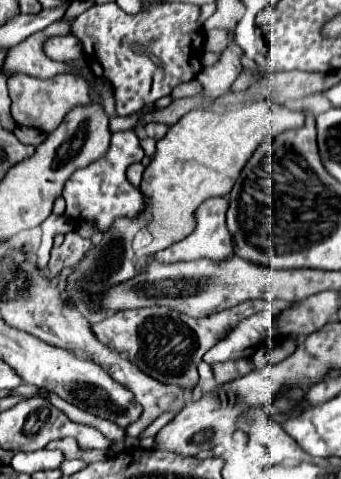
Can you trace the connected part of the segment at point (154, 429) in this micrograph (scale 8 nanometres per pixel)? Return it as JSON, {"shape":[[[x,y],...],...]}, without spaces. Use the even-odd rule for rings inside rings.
{"shape":[[[174,413],[160,415],[160,417],[158,417],[158,419],[156,419],[156,421],[154,421],[154,423],[152,423],[152,425],[150,425],[150,427],[148,427],[144,433],[142,433],[142,437],[152,437],[152,435],[156,435],[156,433],[158,433],[158,431],[160,431],[160,429],[166,425],[166,423],[170,423],[172,415],[174,415]]]}

